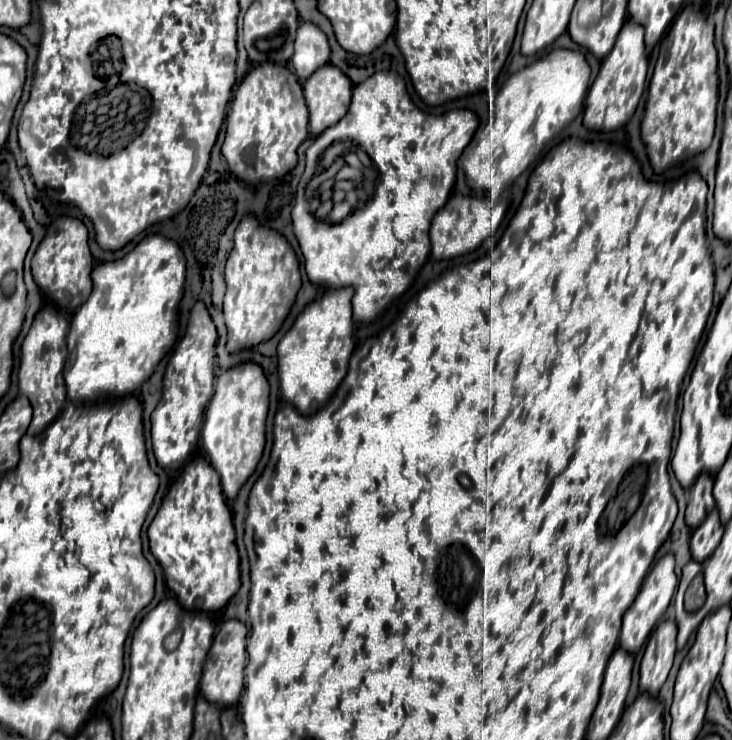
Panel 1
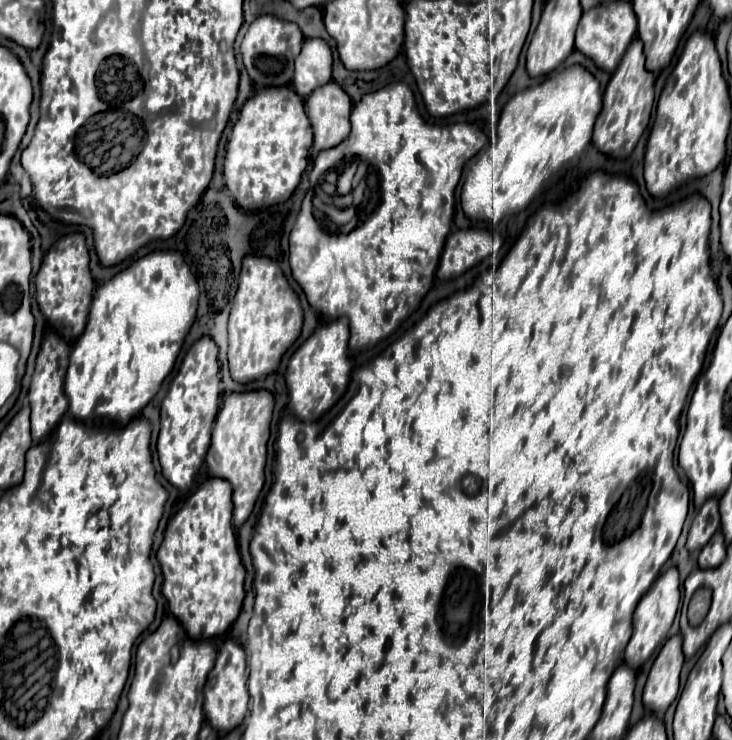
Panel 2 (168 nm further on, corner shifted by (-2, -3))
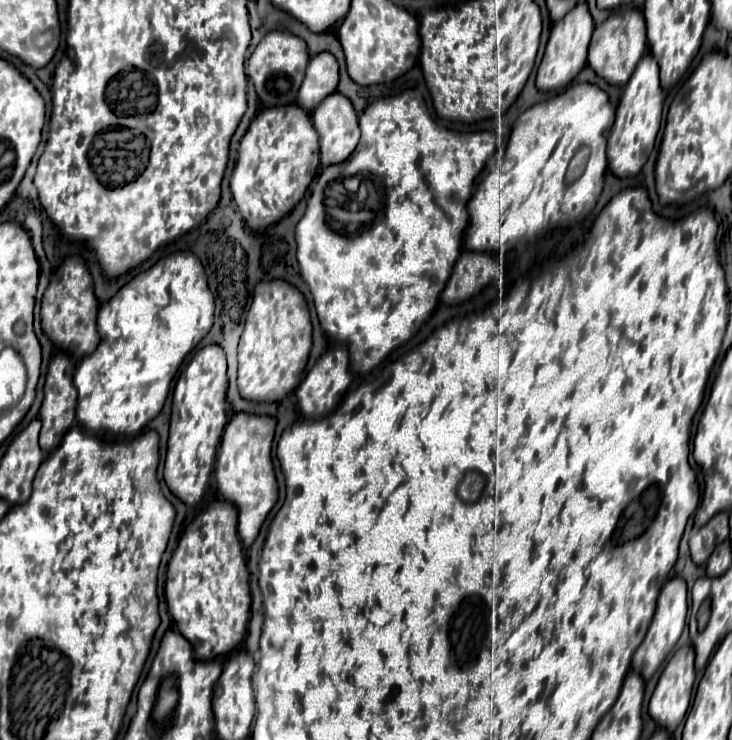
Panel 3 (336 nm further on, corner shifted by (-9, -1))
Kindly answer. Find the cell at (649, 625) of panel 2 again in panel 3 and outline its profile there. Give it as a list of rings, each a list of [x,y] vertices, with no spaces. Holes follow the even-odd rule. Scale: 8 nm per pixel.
[[[675,576],[659,592],[657,608],[655,608],[651,626],[647,630],[645,640],[641,642],[641,646],[633,654],[631,670],[641,674],[645,680],[649,680],[655,674],[655,670],[661,666],[661,662],[667,658],[667,654],[671,652],[675,642],[679,640],[679,636],[683,632],[683,626],[685,626],[685,616],[687,616],[687,584],[685,584],[685,580],[681,576]]]

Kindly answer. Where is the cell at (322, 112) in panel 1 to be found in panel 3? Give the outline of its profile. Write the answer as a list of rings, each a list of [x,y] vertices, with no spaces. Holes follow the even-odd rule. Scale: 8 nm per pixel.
[[[341,92],[329,94],[317,110],[311,112],[315,130],[319,132],[321,164],[343,162],[359,142],[359,120],[353,104]]]

